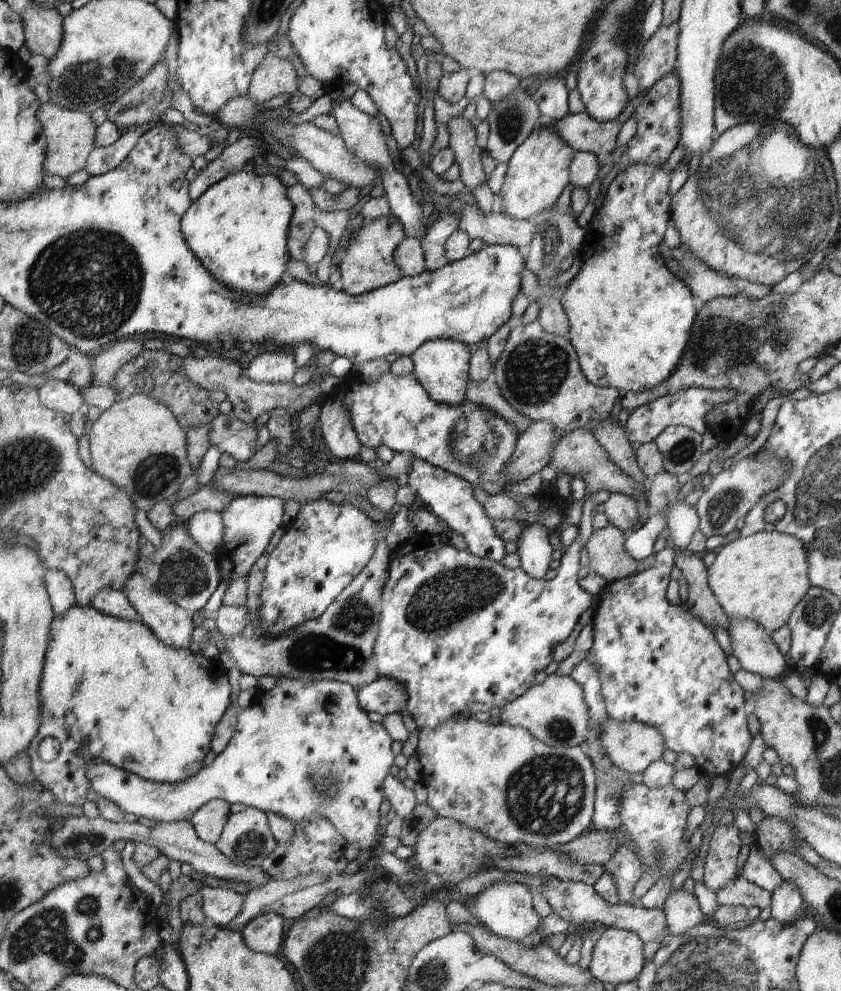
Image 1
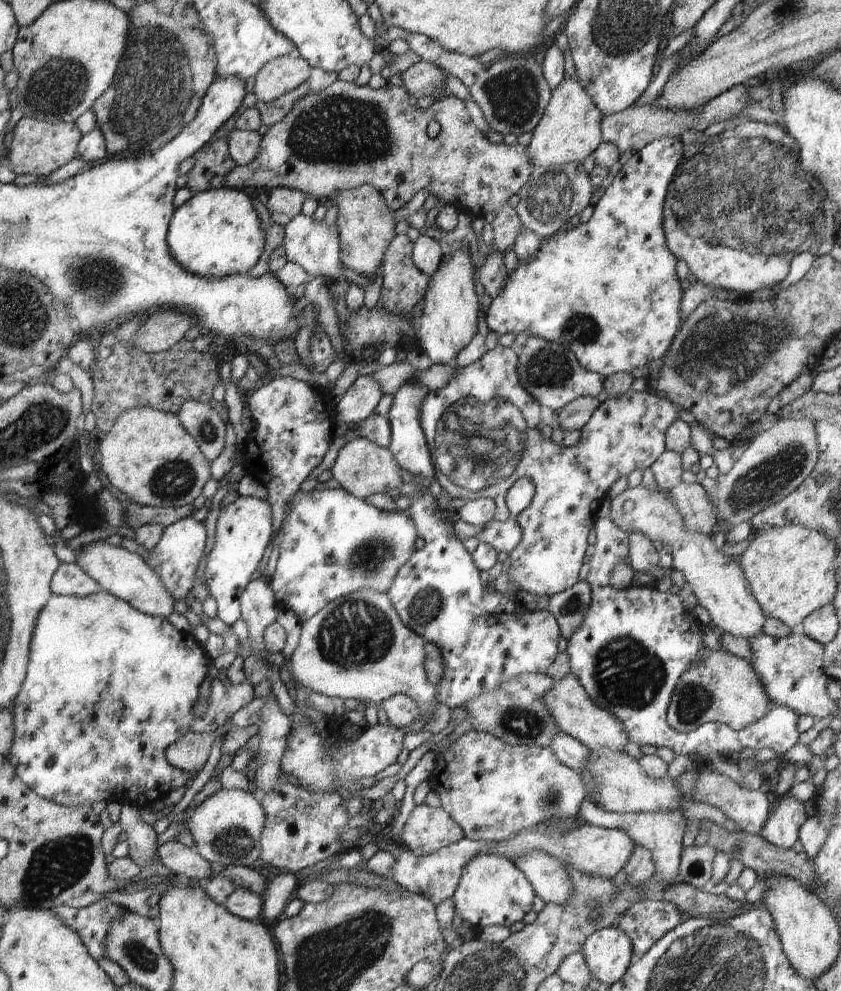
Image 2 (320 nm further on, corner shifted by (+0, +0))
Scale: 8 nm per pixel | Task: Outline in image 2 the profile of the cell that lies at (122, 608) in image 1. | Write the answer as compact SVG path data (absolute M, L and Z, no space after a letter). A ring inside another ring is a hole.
M61 563L51 580L50 590L52 595L86 597L98 594L103 589L78 564Z

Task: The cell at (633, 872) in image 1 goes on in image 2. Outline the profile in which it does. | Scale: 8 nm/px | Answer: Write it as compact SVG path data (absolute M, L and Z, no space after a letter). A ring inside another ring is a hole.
M642 900L632 904L620 916L616 927L632 940L632 963L638 962L652 946L682 923L682 916L672 902Z

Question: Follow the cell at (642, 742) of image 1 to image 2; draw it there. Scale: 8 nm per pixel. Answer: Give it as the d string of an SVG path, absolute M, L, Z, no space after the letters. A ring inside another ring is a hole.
M569 673L560 680L556 679L556 686L552 686L548 694L544 694L544 704L548 706L558 730L580 740L590 751L606 748L612 752L625 752L624 748L630 743L620 718L594 704L574 674Z

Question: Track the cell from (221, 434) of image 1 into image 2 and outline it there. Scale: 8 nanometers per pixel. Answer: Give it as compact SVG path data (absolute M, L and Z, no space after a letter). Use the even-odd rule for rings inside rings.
M188 400L180 406L177 418L196 440L202 456L212 463L225 447L226 423L209 404Z

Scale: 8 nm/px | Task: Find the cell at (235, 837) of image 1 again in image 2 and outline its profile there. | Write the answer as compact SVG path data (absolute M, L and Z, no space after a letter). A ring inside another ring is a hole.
M222 789L205 799L194 809L189 821L185 823L194 839L192 850L208 863L216 862L224 867L249 867L261 858L260 834L266 822L264 808L258 795L253 791Z

